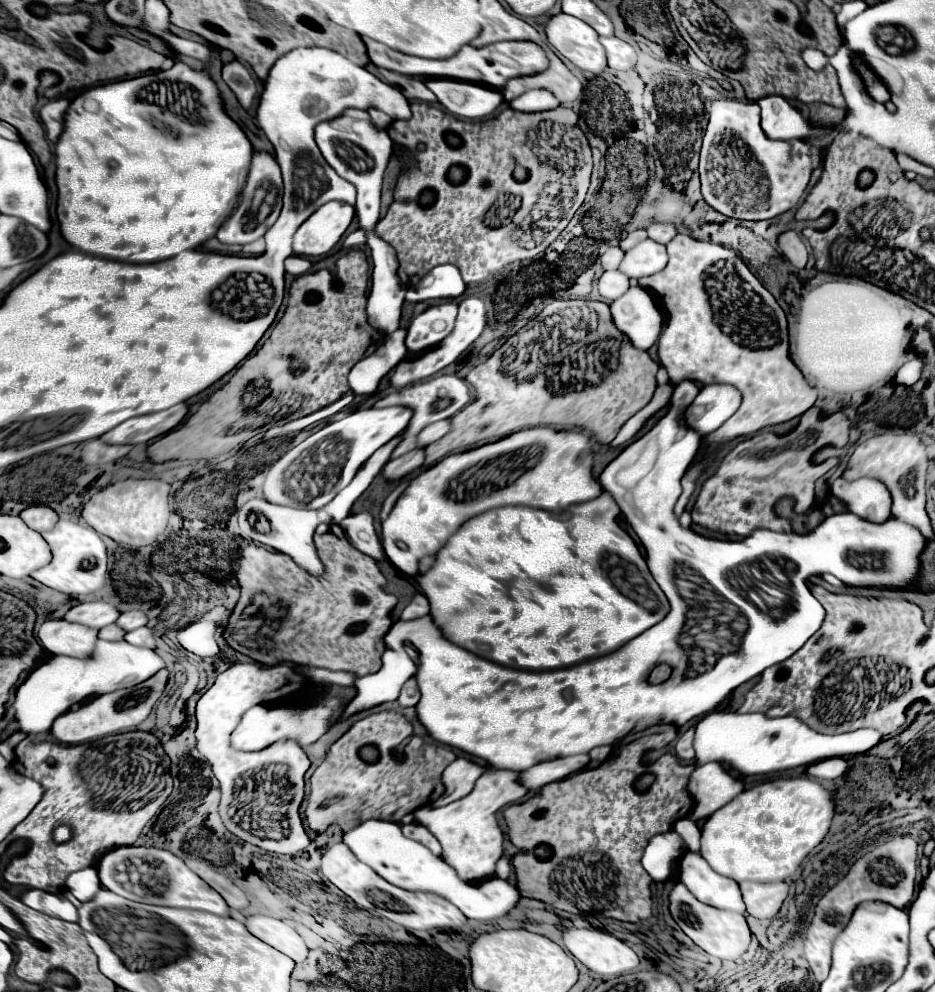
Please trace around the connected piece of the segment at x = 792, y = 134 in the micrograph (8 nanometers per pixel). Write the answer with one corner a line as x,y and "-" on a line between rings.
767,96
757,102
761,106
761,128
771,140
789,140
801,136
821,136
831,128
813,128
799,110
781,96

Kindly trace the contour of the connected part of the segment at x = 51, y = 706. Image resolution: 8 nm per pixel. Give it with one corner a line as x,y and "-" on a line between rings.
99,640
89,658
53,656
45,664
37,666
17,688
13,702
15,718
25,734
49,734
55,718
67,712
73,704
79,704
89,696
135,686
161,668
165,668
165,662
151,648
139,648
125,640

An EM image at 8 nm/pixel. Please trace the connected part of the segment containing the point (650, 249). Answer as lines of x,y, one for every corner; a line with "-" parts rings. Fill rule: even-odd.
643,240
629,252
625,252
625,258
619,266
619,270
629,278
643,278
651,276
659,270
663,270
667,264
667,252
663,244
657,244
653,240

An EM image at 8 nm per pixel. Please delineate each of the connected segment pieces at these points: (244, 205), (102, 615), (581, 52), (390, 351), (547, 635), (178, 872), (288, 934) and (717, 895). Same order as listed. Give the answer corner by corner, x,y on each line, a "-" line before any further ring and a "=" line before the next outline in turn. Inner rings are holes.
255,150
251,156
251,168
247,176
247,184
239,196
239,206
231,214
229,222
221,226
217,238
223,244
249,244
265,236
265,232
275,224
281,212
281,194
283,194
283,180
281,170
275,158
263,150
=
103,600
81,602
65,614
65,620
83,624
83,626
89,626
89,628
95,628
95,630
113,624
117,618
119,618
119,610
115,606
103,602
=
561,12
549,18
545,24
545,34
549,46
557,52
557,56
569,60
579,70
599,74
607,68
599,34
583,20
=
405,332
389,334
389,342
383,342
375,354
359,360
349,372
349,386
355,394
373,394
377,390
379,380
397,366
407,356
405,348
=
603,492
599,498
583,504
583,514
577,514
577,506
571,506
571,512
565,512
565,514
553,514
553,512
537,510
537,508
529,508
529,506
493,508
493,510
487,510
485,514
479,514
477,518
471,518
469,522
465,522
457,530
457,534
453,534
453,538
449,538
449,542
437,552
437,558
435,558
435,564
431,566
431,570
427,570
425,574
413,576
413,580
419,584
423,594
429,598
429,616
437,624
437,628
443,632
443,636
449,642
485,658
485,660
497,662
507,668
519,666
523,670
555,670
555,668
563,668
563,666
573,666
573,664
589,660
589,658
605,656
605,654
621,648
625,642
639,636
653,624
661,622
669,612
669,602
667,602
665,594
661,592
661,588
657,586
657,582
653,580
653,576
647,568
647,562
641,556
635,540
617,524
615,518
619,514
621,514
621,510
619,510
617,502
613,502
609,492
-
471,610
481,610
479,616
471,620
473,628
469,622
=
121,846
101,856
97,872
103,888
127,900
157,906
203,910
217,916
229,914
229,906
225,906
225,900
213,888
209,888
209,884
205,884
195,872
191,872
181,858
177,858
169,850
147,846
=
249,916
245,918
245,926
251,934
255,934
259,940
267,942
269,946
277,948
279,952
287,954
295,962
303,962
307,958
307,946
303,938
287,924
283,924
277,918
271,916
=
687,850
679,858
679,882
703,904
745,914
737,882
717,874
699,852

